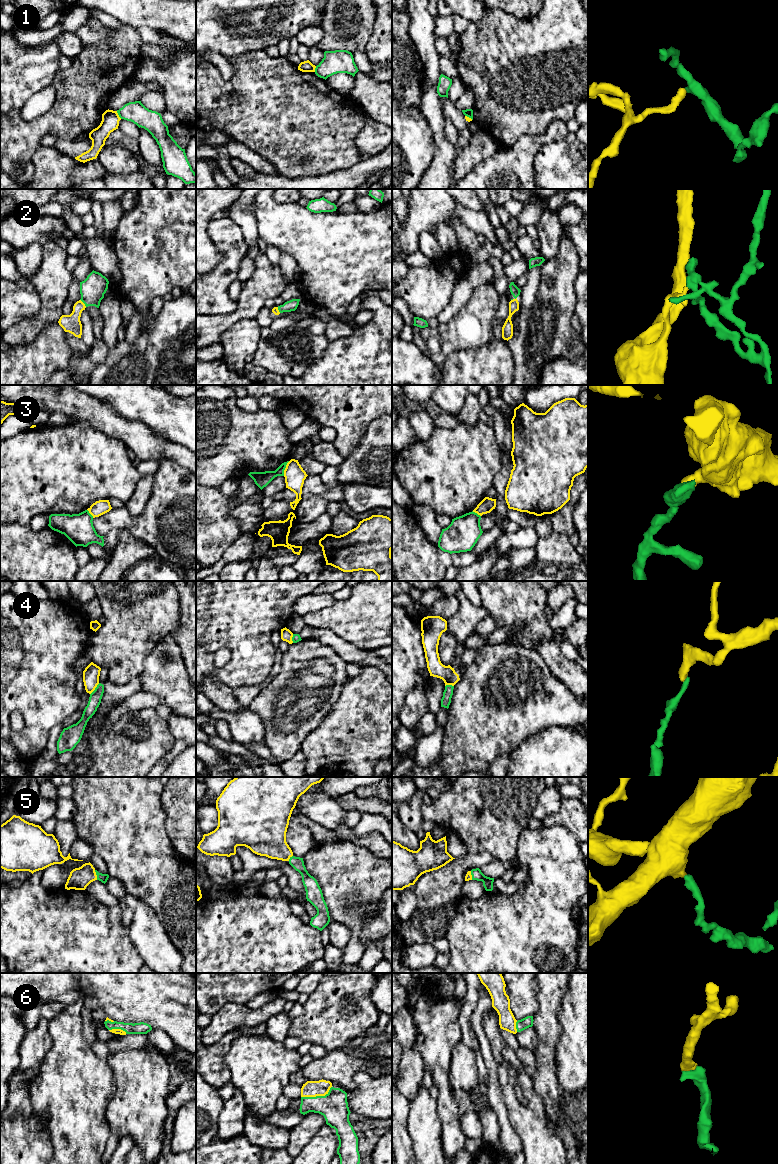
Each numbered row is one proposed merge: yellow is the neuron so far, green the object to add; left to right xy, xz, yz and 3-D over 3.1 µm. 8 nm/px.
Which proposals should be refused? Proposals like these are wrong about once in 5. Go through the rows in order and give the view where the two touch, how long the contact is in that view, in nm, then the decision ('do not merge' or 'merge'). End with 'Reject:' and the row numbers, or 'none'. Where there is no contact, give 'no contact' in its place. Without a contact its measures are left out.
1: xy | 80 nm | do not merge
2: xy | 80 nm | merge
3: xz | 130 nm | do not merge
4: xy | 120 nm | do not merge
5: xy | 80 nm | merge
6: xz | 260 nm | merge
Reject: 1, 3, 4

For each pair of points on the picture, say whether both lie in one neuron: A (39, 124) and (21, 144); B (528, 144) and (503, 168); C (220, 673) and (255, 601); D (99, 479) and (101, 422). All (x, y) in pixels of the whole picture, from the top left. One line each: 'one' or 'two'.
A: one
B: one
C: one
D: two

